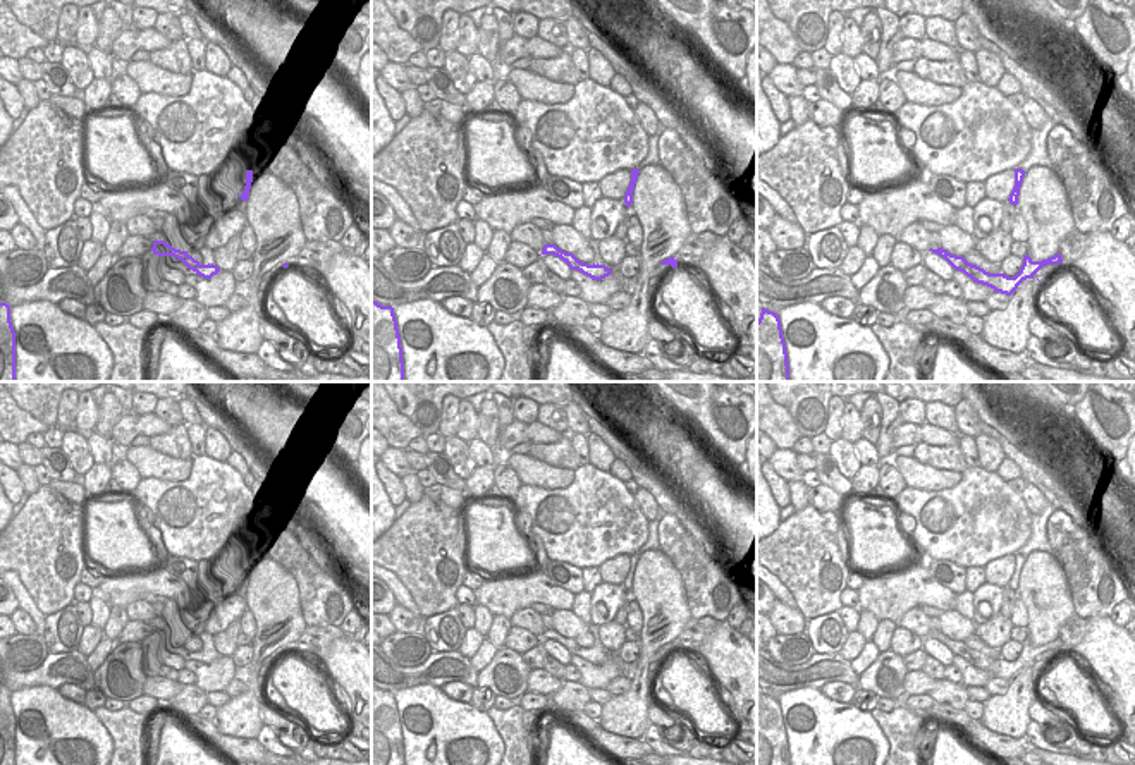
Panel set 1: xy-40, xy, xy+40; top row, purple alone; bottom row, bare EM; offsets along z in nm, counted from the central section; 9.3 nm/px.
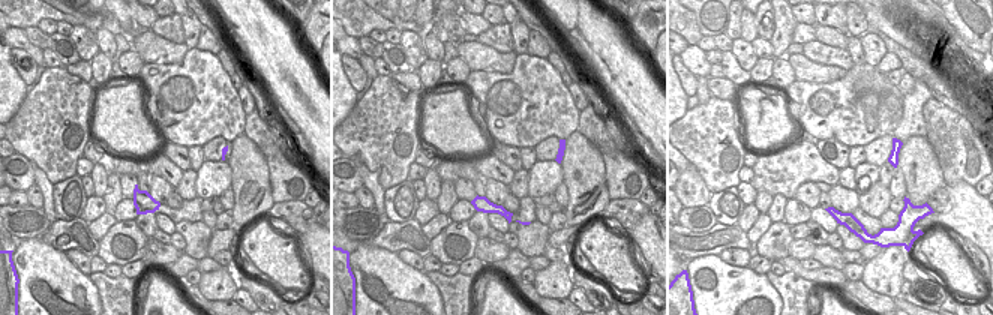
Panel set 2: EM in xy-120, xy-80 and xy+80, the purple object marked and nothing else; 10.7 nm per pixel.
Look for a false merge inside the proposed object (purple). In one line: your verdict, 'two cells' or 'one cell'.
two cells

